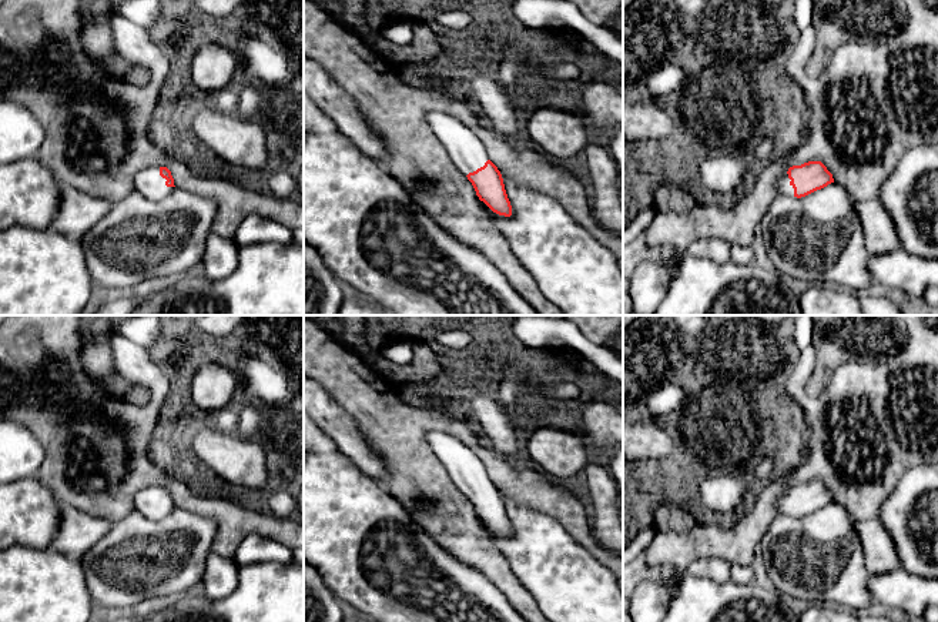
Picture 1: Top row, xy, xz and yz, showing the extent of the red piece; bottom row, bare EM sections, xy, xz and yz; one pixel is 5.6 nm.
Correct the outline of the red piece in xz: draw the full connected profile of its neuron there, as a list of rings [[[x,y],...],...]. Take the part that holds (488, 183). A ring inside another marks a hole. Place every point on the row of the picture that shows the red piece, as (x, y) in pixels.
[[[431,113],[426,121],[445,146],[453,165],[472,183],[479,200],[493,213],[510,217],[512,205],[502,174],[489,160],[482,141],[472,128],[445,113]]]

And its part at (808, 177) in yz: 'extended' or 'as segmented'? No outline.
extended

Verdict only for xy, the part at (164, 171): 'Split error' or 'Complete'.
Split error

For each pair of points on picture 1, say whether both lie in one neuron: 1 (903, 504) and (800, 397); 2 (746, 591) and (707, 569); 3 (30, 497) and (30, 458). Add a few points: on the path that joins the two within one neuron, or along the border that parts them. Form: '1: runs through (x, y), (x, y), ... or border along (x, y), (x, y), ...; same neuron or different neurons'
1: border along (914, 467), (903, 475), (877, 515); different neurons
2: border along (694, 575), (710, 578), (716, 582), (729, 581); different neurons
3: border along (34, 475), (14, 481); different neurons

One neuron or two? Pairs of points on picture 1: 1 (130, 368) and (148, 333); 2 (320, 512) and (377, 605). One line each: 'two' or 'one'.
1: two
2: one

